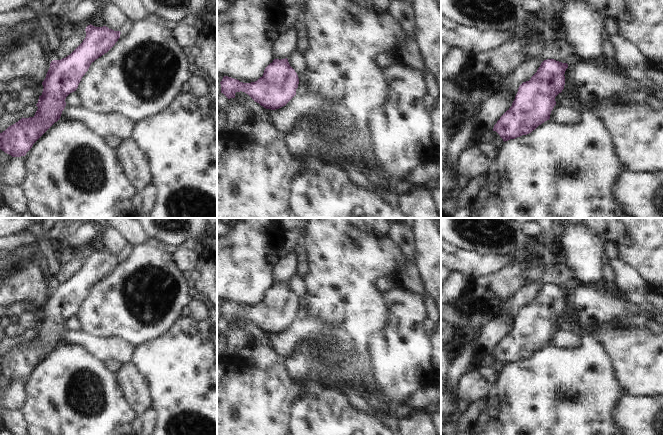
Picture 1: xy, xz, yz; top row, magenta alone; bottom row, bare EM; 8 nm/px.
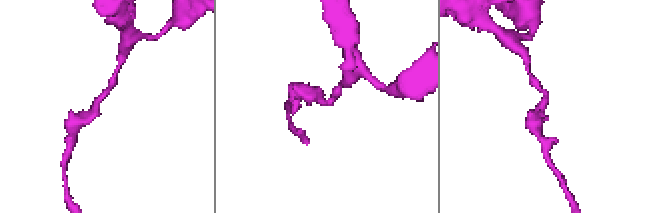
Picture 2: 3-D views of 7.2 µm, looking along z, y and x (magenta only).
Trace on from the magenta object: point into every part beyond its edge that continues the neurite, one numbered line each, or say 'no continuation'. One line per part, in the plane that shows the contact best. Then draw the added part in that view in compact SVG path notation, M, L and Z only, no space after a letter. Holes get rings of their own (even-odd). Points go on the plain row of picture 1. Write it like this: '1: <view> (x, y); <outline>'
no continuation

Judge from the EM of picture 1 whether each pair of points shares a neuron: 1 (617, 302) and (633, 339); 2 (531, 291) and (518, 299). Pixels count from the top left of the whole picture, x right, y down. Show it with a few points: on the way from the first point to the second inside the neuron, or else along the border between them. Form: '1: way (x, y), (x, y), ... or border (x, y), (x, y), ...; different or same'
1: border (642, 323), (630, 328), (621, 328), (619, 326); different
2: way (528, 293), (521, 298); same

